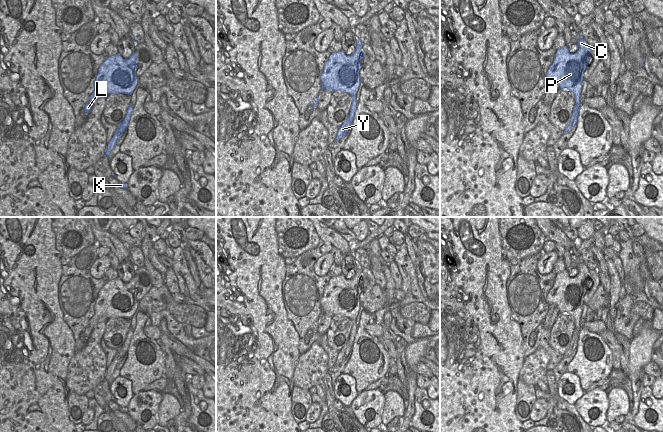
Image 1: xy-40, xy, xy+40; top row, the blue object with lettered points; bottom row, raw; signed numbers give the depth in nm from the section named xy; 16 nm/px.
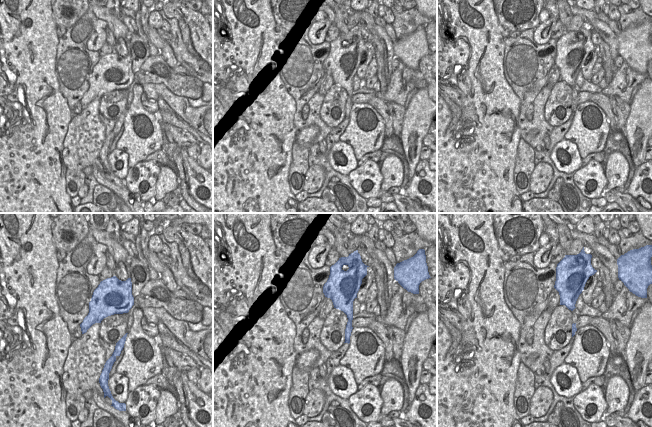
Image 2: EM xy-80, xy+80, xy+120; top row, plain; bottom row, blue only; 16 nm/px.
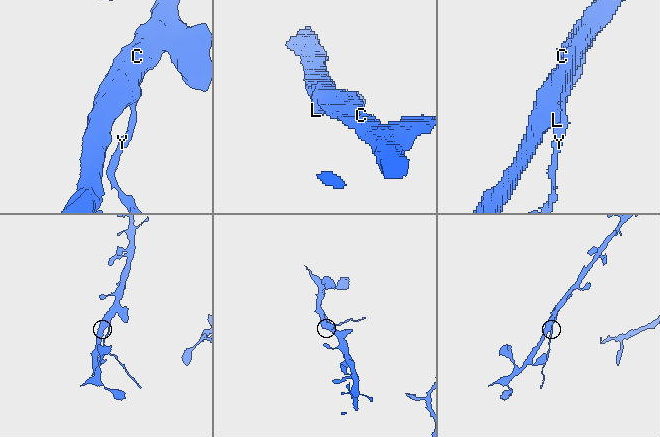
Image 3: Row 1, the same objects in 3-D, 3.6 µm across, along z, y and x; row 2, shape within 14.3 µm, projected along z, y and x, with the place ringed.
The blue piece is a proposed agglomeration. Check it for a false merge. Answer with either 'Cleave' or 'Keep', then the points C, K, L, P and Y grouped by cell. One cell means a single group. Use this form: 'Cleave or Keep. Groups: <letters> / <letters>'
Cleave. Groups: C L P / K Y.

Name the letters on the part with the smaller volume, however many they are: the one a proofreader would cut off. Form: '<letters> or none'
K, Y

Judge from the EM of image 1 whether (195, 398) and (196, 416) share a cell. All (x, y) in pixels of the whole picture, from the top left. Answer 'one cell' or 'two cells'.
one cell

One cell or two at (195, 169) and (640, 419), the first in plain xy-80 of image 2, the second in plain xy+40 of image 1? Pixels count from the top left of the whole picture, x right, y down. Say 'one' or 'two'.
one

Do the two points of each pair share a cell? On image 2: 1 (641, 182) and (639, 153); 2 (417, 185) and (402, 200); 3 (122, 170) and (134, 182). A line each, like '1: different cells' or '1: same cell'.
1: different cells
2: different cells
3: different cells

